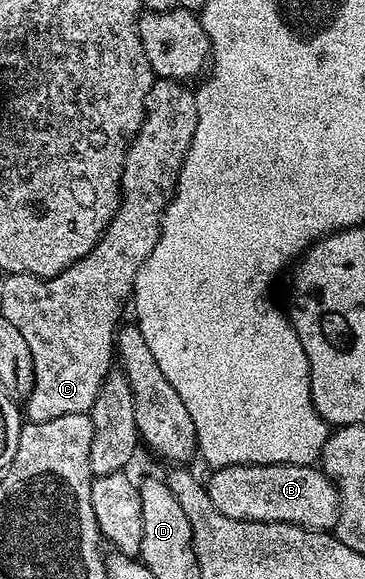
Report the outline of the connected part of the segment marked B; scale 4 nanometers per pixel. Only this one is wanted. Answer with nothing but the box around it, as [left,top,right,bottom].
[207,466,339,531]

